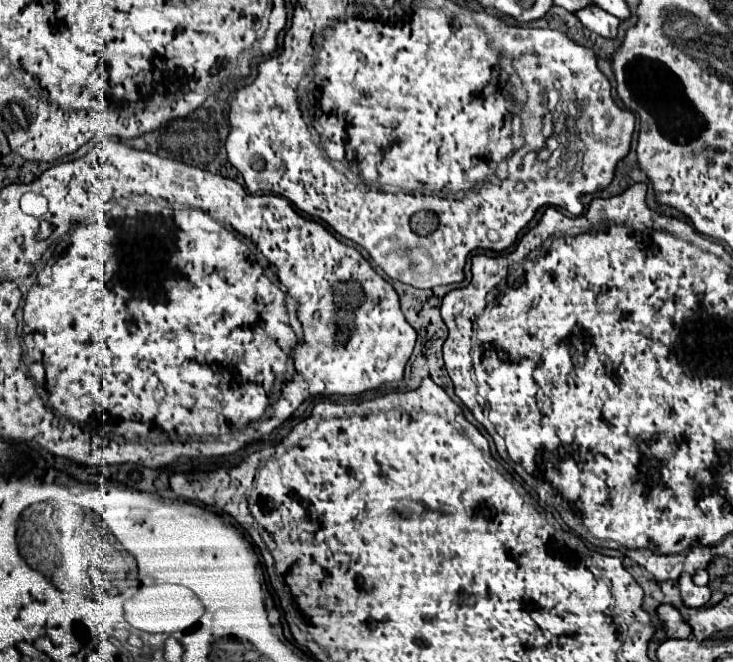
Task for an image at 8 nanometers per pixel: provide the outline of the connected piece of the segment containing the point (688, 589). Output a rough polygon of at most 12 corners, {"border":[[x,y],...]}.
{"border":[[691,575],[679,577],[681,599],[687,607],[703,607],[711,591],[697,587]]}

